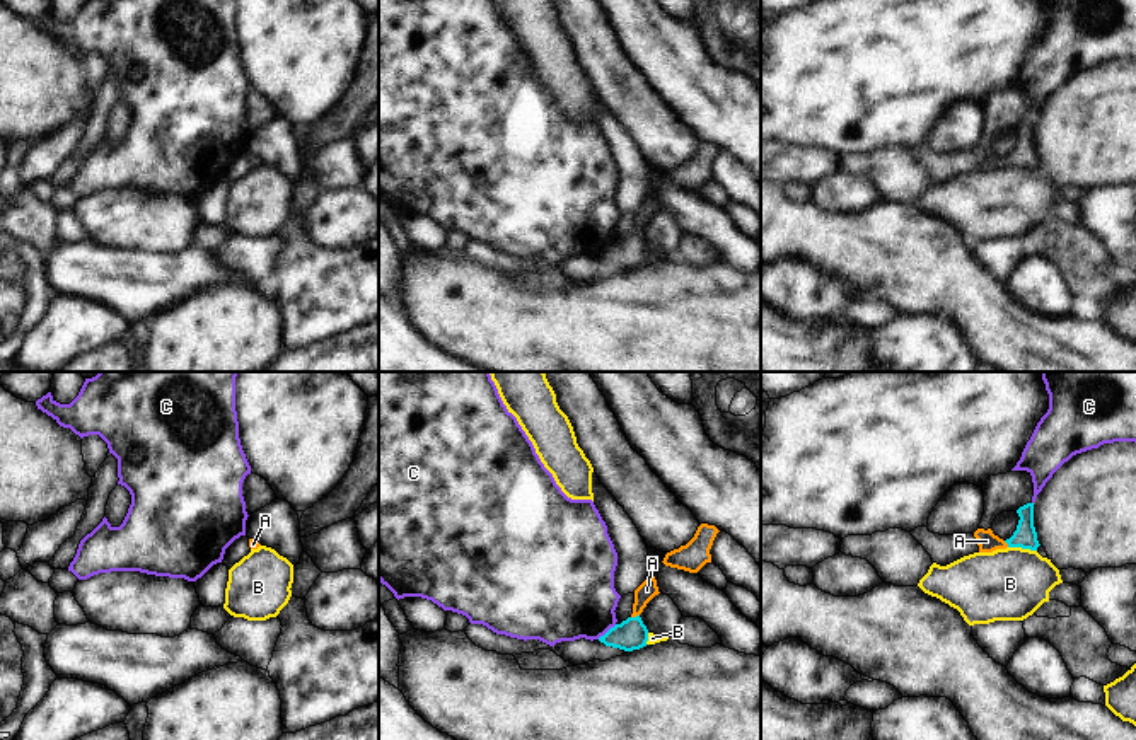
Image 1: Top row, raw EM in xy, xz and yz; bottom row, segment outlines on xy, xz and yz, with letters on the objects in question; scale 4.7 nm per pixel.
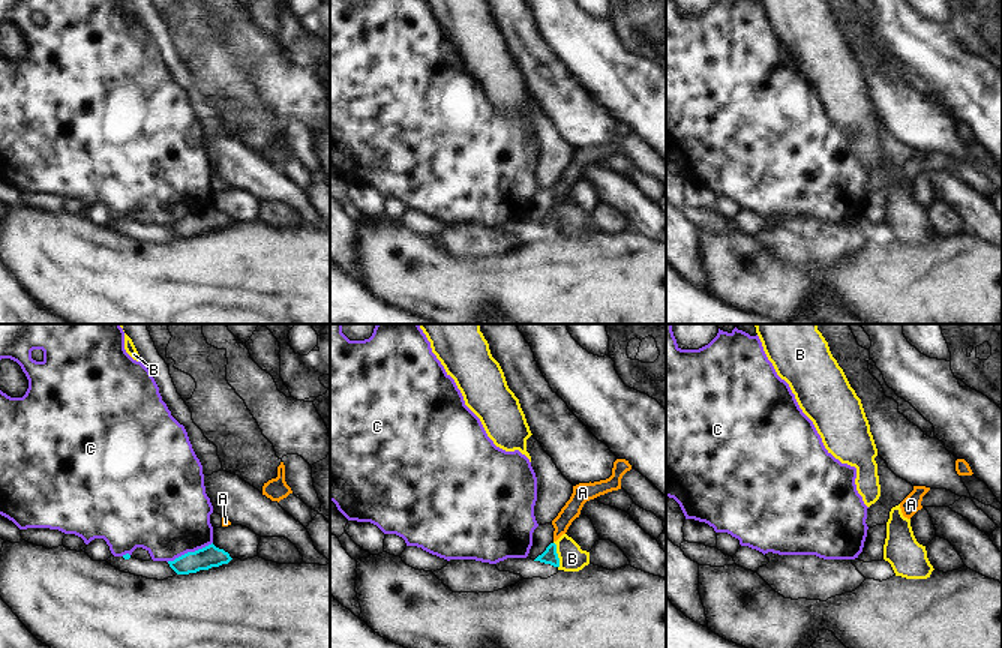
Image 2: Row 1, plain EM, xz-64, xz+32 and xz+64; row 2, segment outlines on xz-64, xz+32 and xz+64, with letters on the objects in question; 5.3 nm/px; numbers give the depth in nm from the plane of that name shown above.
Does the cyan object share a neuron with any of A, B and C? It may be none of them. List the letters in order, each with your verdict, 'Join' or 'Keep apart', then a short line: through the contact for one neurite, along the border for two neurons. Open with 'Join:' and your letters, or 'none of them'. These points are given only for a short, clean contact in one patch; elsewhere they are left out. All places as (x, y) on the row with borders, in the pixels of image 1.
Join: A
A: Join. Line: xz (630, 635), (637, 616), (640, 599), (647, 590)
B: Keep apart. Line: yz (1008, 546), (1036, 551)
C: Keep apart.

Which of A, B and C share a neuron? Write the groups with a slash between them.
A / B / C

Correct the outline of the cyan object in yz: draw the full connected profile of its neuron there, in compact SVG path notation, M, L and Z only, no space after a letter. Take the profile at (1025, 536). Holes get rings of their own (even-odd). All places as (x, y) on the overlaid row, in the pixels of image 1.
M1027 503L1017 510L1020 520L1013 535L1006 541L993 534L991 529L977 529L974 537L977 539L979 552L993 552L996 549L1022 547L1037 551L1040 546L1034 527L1034 503Z

